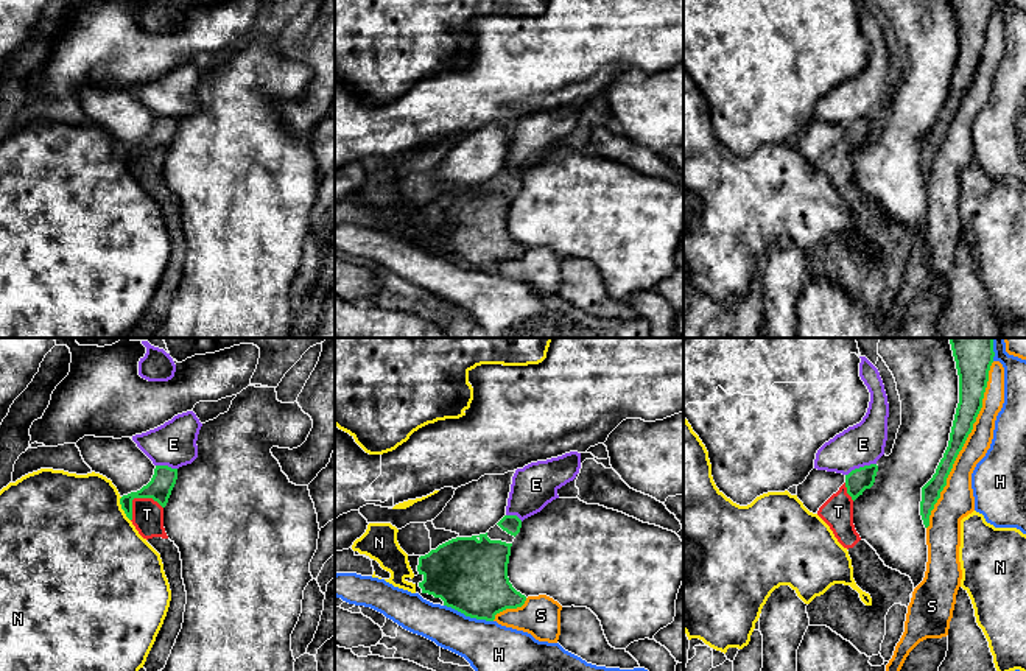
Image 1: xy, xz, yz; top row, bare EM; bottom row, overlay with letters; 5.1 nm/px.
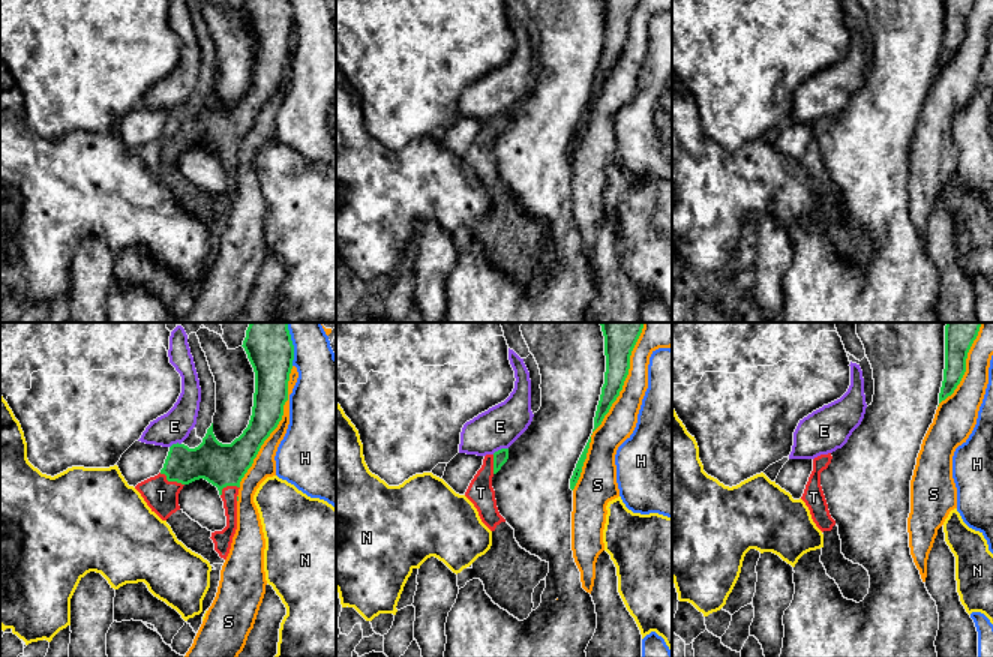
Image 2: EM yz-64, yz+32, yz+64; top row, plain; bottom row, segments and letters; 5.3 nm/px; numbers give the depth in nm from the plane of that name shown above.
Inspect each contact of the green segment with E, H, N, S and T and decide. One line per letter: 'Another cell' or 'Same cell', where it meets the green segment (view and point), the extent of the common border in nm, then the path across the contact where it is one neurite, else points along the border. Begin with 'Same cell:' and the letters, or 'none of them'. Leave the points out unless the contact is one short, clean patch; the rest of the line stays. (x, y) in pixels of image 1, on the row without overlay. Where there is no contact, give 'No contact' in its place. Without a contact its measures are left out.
Same cell: T
E: Another cell. Touches green at yz (860, 119). Shared border 170 nm. Boundary: yz (875, 114), (855, 119), (846, 126)
H: Another cell. Touches green at xz (469, 266). Shared border 280 nm
N: Another cell. Touches green at xy (123, 161). Shared border 140 nm
S: Another cell. Touches green at yz (962, 97). Shared border 950 nm
T: Same cell. Touches green at xy (137, 148). Shared border 180 nm

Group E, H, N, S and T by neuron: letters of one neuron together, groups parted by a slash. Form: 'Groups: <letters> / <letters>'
Groups: E / H / N / S / T

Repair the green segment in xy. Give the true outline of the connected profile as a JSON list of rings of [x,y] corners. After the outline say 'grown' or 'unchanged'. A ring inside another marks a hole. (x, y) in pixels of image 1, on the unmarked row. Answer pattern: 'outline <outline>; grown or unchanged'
outline [[[156,117],[151,132],[137,143],[120,149],[121,160],[139,185],[160,206],[170,235],[171,252],[163,276],[146,308],[145,316],[120,338],[151,338],[167,316],[176,290],[182,280],[187,243],[182,230],[179,199],[163,179],[163,159],[177,131],[177,120]]]; grown

